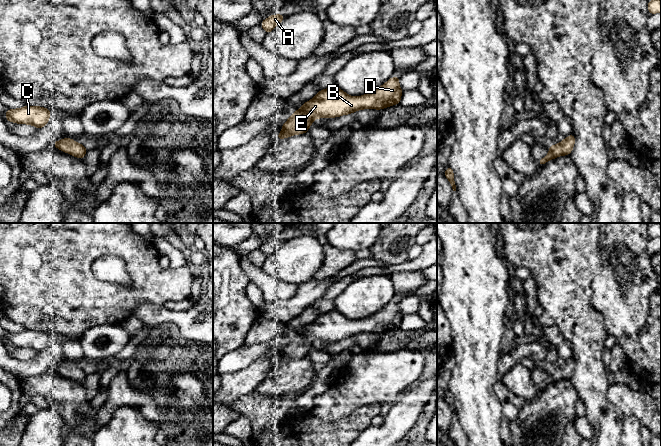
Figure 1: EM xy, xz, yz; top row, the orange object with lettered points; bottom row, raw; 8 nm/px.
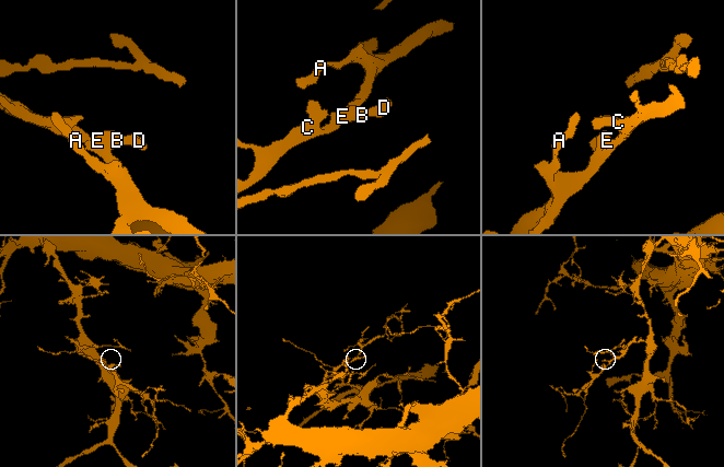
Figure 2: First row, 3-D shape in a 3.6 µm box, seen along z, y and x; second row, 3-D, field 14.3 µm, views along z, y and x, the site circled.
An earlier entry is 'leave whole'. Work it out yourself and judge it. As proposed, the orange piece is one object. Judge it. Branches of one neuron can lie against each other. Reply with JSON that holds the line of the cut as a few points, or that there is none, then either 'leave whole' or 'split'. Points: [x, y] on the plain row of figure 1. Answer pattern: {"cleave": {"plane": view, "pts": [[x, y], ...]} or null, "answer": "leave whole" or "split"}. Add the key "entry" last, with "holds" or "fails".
{"cleave": null, "answer": "leave whole", "entry": "holds"}

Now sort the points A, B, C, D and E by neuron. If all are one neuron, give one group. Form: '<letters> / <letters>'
A B C D E

